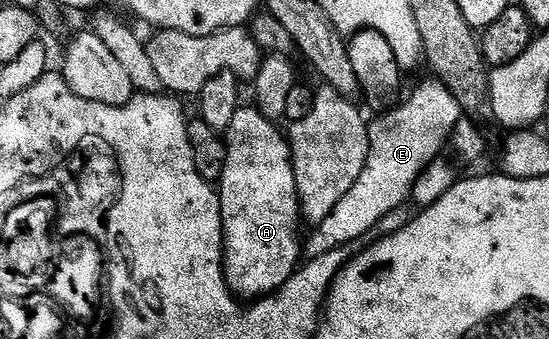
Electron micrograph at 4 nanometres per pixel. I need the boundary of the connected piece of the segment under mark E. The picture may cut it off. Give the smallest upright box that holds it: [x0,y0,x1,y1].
[303,78,463,260]

